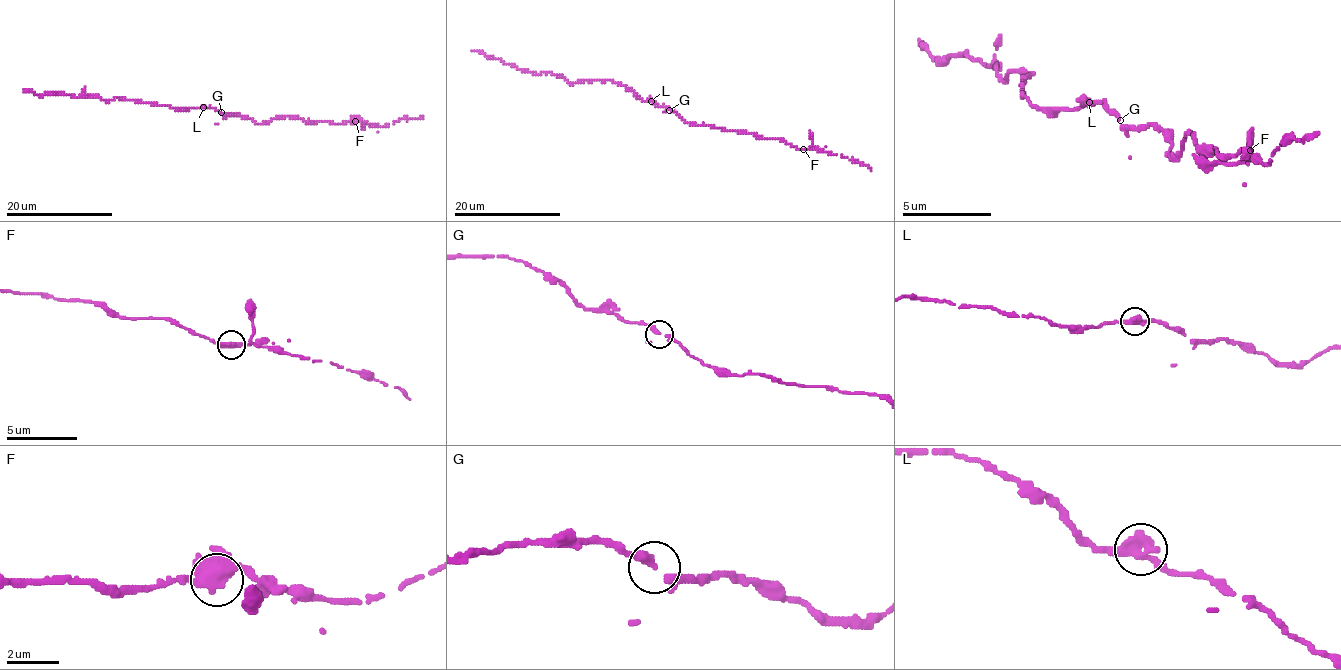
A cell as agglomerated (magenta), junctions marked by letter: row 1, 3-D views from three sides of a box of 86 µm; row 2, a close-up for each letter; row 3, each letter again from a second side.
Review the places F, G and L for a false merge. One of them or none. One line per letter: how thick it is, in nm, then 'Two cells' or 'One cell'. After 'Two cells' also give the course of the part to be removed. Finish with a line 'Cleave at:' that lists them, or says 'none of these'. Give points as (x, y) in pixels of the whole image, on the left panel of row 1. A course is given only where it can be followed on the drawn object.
F: Thickness 500 nm. Two cells. Course of the part to remove: (356, 122), (362, 119), (382, 126), (422, 116)
G: Thickness 280 nm. One cell
L: Thickness 440 nm. One cell
Cleave at: F

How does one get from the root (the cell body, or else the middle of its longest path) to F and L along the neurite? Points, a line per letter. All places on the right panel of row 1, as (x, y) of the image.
F: (1120, 120), (1155, 124), (1173, 142), (1169, 155), (1177, 155), (1191, 133), (1195, 146), (1222, 155), (1249, 151)
L: (1120, 120), (1106, 111), (1106, 102), (1089, 102)

